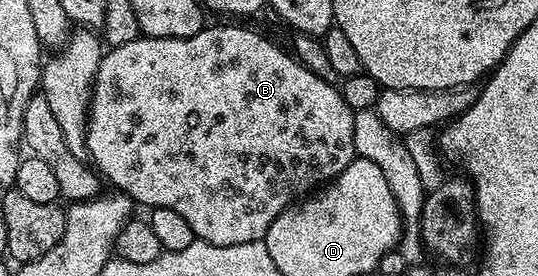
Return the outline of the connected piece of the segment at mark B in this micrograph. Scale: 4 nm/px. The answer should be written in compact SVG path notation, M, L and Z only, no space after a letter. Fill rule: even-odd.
M215 25L205 27L197 35L192 37L182 37L181 39L165 39L164 37L145 37L139 36L133 43L125 43L108 48L103 54L103 62L99 68L99 73L95 76L95 87L91 95L91 103L87 115L87 157L93 162L94 168L98 170L104 178L107 177L112 181L114 188L120 193L125 193L132 201L147 205L151 209L160 209L161 207L169 207L169 211L177 211L177 215L182 215L189 223L189 227L193 227L196 238L200 241L208 241L211 245L217 247L229 247L230 245L240 245L241 243L249 243L250 241L263 241L266 232L269 231L270 224L273 223L279 215L281 215L288 206L292 204L300 195L307 195L312 192L320 183L327 183L332 178L336 178L339 173L345 171L345 167L349 167L349 163L356 158L356 151L353 143L353 125L355 114L345 101L340 90L334 84L326 82L325 79L319 78L309 70L288 50L282 49L279 45L274 45L269 38L263 33L258 33L255 29L246 29L243 25Z

